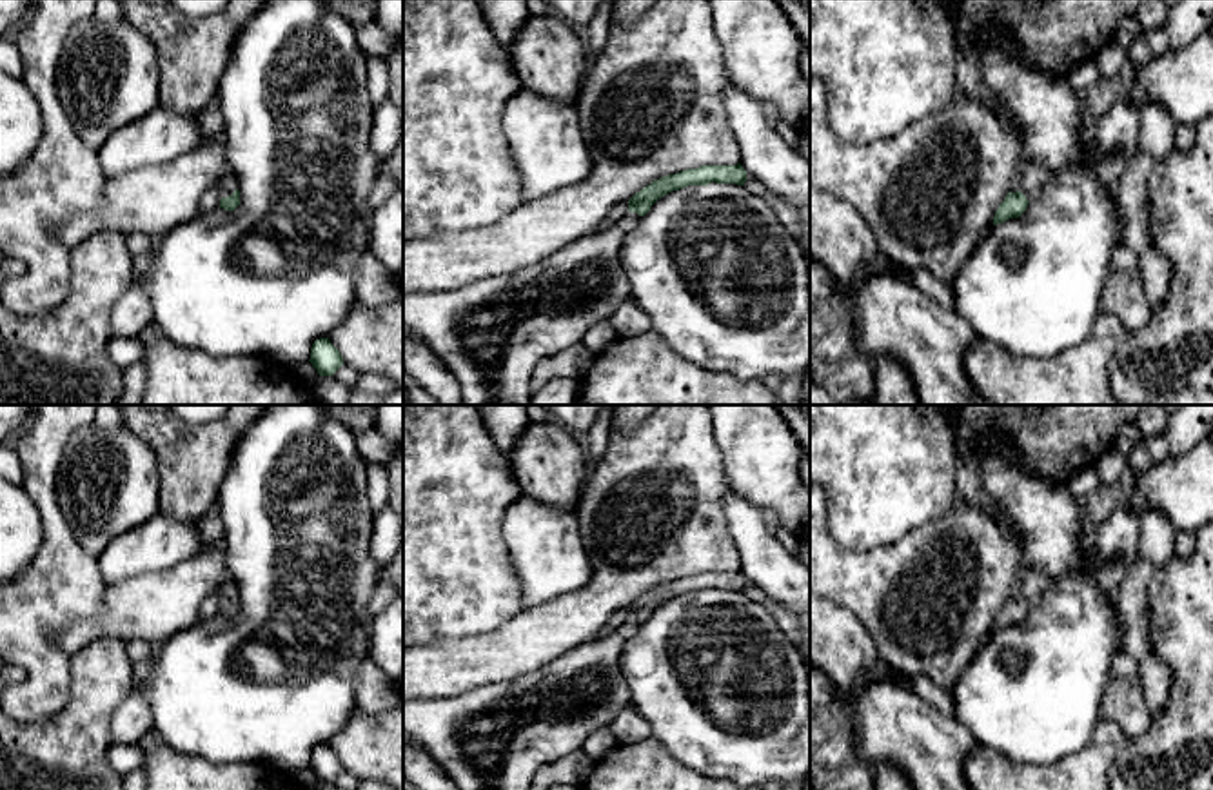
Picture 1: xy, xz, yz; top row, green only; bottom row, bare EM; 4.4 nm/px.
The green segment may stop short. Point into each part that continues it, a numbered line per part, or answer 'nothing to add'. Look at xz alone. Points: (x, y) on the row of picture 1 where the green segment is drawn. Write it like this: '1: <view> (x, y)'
1: xz (491, 335)

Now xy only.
1: xy (227, 184)

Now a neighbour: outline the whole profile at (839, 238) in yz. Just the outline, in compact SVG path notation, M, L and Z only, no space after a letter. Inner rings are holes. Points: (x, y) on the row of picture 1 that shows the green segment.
M810 185L810 256L824 263L841 283L859 283L866 276L857 272L859 265L881 254L881 247L868 223L855 207L844 200Z

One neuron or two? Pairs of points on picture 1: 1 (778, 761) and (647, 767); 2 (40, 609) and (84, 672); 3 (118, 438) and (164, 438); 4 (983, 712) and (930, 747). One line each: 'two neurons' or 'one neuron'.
1: two neurons
2: two neurons
3: two neurons
4: two neurons

